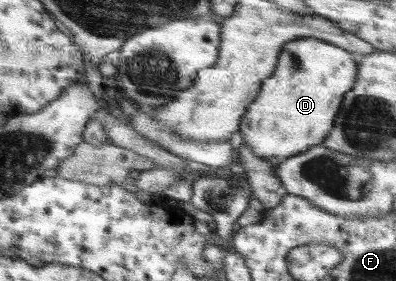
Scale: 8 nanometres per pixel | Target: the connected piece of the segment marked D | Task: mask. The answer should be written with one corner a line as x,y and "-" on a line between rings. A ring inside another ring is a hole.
301,37
287,42
279,54
273,75
262,82
259,95
241,118
239,132
243,136
242,144
251,148
251,152
260,159
289,158
322,144
333,127
343,97
355,83
356,66
351,53
322,40

